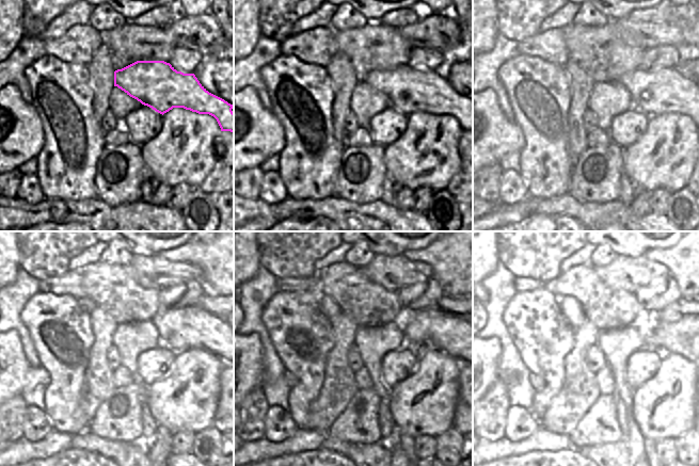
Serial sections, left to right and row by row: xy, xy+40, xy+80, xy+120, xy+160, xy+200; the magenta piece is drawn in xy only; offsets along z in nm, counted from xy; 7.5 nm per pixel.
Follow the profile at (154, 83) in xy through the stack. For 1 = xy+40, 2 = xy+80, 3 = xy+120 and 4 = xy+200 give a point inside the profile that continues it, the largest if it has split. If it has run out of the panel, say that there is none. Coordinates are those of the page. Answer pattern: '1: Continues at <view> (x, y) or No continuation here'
1: Continues at xy+40 (409, 90)
2: Continues at xy+80 (663, 91)
3: Continues at xy+120 (190, 327)
4: Continues at xy+200 (689, 327)

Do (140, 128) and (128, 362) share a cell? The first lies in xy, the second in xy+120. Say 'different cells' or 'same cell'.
different cells

